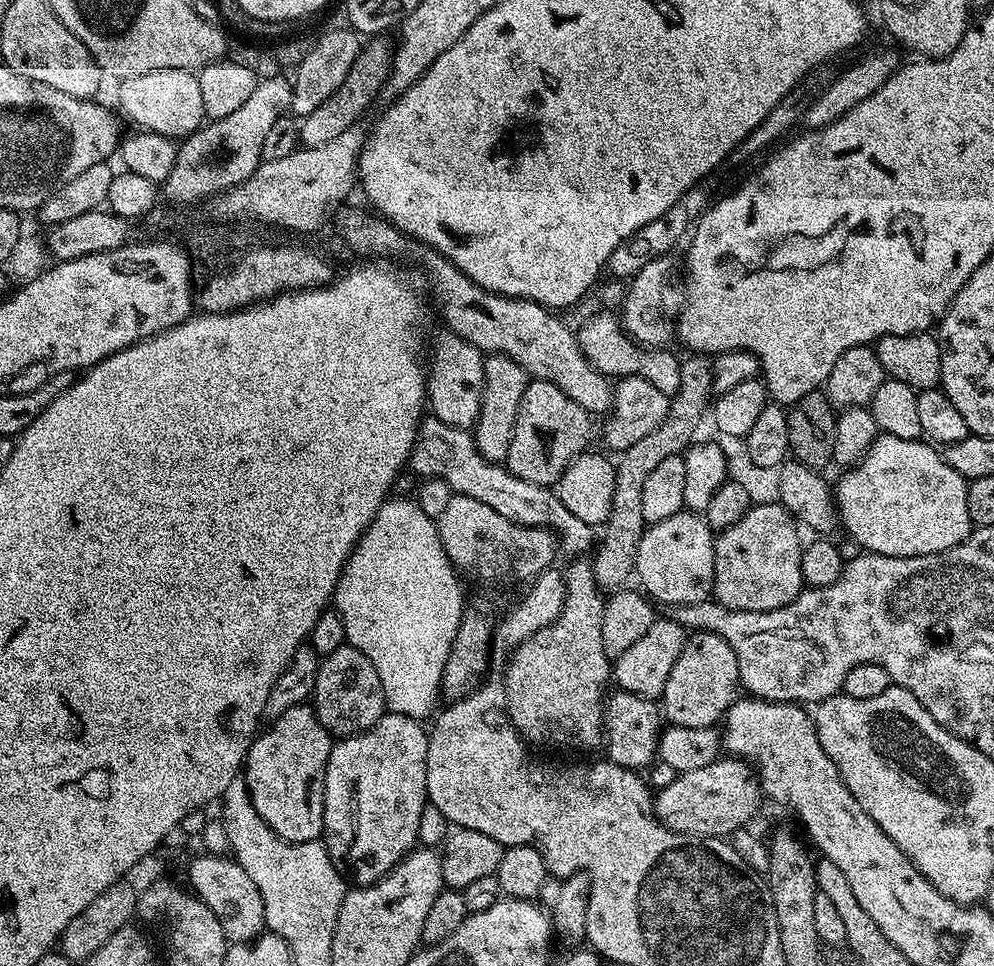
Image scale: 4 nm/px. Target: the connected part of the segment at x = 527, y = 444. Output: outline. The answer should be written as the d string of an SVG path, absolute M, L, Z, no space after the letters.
M532 380L526 394L522 394L522 402L518 406L518 418L514 422L514 438L510 438L510 454L506 461L508 471L518 478L535 484L555 485L560 475L568 469L568 463L589 447L588 435L592 432L590 413L578 402L566 398L558 386L550 386L545 380Z

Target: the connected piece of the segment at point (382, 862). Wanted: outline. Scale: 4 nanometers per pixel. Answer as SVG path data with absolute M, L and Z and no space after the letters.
M388 712L373 728L360 732L356 736L345 736L337 739L330 750L330 758L326 766L324 779L324 831L322 843L328 849L330 858L336 863L341 876L347 878L353 885L373 884L395 866L404 856L413 851L418 844L418 821L422 819L422 810L429 803L428 787L426 786L426 750L428 749L428 732L419 720L411 720L397 712Z

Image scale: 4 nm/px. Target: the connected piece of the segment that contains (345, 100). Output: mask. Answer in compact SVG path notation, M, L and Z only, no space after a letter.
M388 38L369 39L361 47L354 66L350 66L350 74L346 74L346 82L342 82L342 86L338 86L338 90L334 90L334 94L330 98L326 98L326 102L322 102L322 106L318 106L318 110L310 110L310 114L299 121L300 142L303 147L317 148L326 142L334 142L334 138L338 138L338 134L342 134L342 130L350 130L361 123L360 115L375 102L376 95L382 92L388 79L388 71L392 68L394 44L393 41L384 39Z

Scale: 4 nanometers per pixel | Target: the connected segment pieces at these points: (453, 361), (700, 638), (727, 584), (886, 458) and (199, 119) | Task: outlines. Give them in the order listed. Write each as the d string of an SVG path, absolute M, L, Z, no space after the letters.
M445 331L436 340L436 350L431 351L430 367L426 372L426 400L431 415L437 416L446 426L472 430L482 406L484 389L485 353L479 352L470 342L458 338L453 332Z
M713 632L691 633L678 662L674 662L674 670L670 670L670 679L666 681L662 697L663 719L669 725L691 728L719 725L728 715L728 709L736 703L739 688L738 658L734 656L730 642Z
M779 502L755 504L734 526L715 537L712 596L727 608L774 610L798 598L805 587L802 574L802 539L797 521Z
M880 434L872 445L869 446L868 452L857 464L851 465L847 469L848 472L840 481L834 484L835 508L838 513L839 523L844 524L844 528L861 544L864 552L877 552L883 556L925 556L926 554L938 554L942 550L950 550L954 546L958 546L966 539L973 530L973 522L970 518L970 510L966 510L966 494L968 493L969 481L965 480L962 474L958 474L958 470L954 470L944 461L943 455L931 443L925 442L923 439L907 440L906 438L894 438Z
M163 68L146 74L126 76L119 81L116 100L120 108L133 120L137 129L154 132L165 138L187 138L200 131L206 117L198 78L186 68Z

